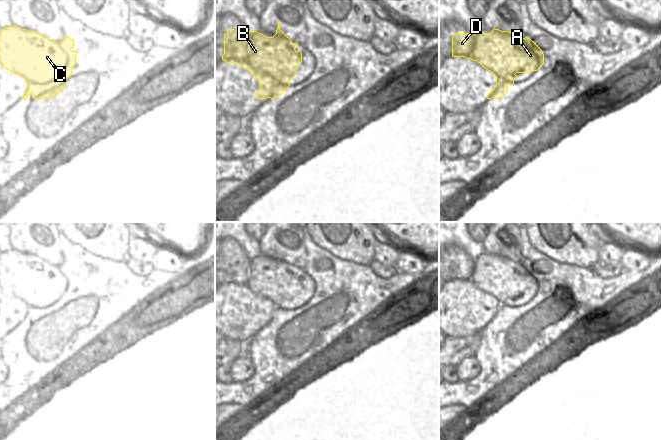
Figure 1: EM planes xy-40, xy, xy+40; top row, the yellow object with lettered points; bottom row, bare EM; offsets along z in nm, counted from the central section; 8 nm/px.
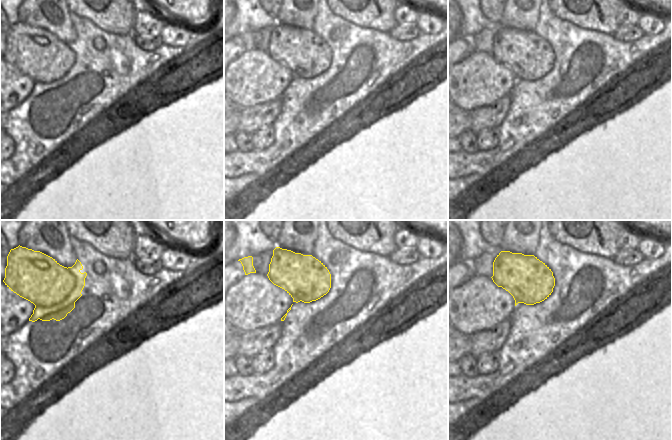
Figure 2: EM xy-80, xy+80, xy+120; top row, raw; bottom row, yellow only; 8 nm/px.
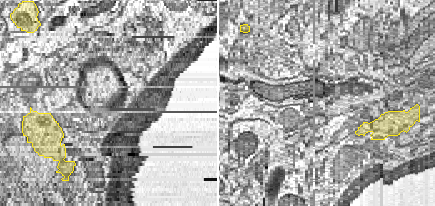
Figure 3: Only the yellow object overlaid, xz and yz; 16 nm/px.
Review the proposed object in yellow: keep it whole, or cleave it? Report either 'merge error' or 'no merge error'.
no merge error

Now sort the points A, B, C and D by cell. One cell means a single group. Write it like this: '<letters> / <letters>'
A B C D

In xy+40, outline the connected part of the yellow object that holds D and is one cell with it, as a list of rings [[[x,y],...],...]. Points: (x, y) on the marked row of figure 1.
[[[495,28],[490,33],[455,33],[452,57],[477,61],[496,76],[496,87],[487,99],[503,97],[517,73],[531,73],[544,64],[544,54],[534,41]]]

